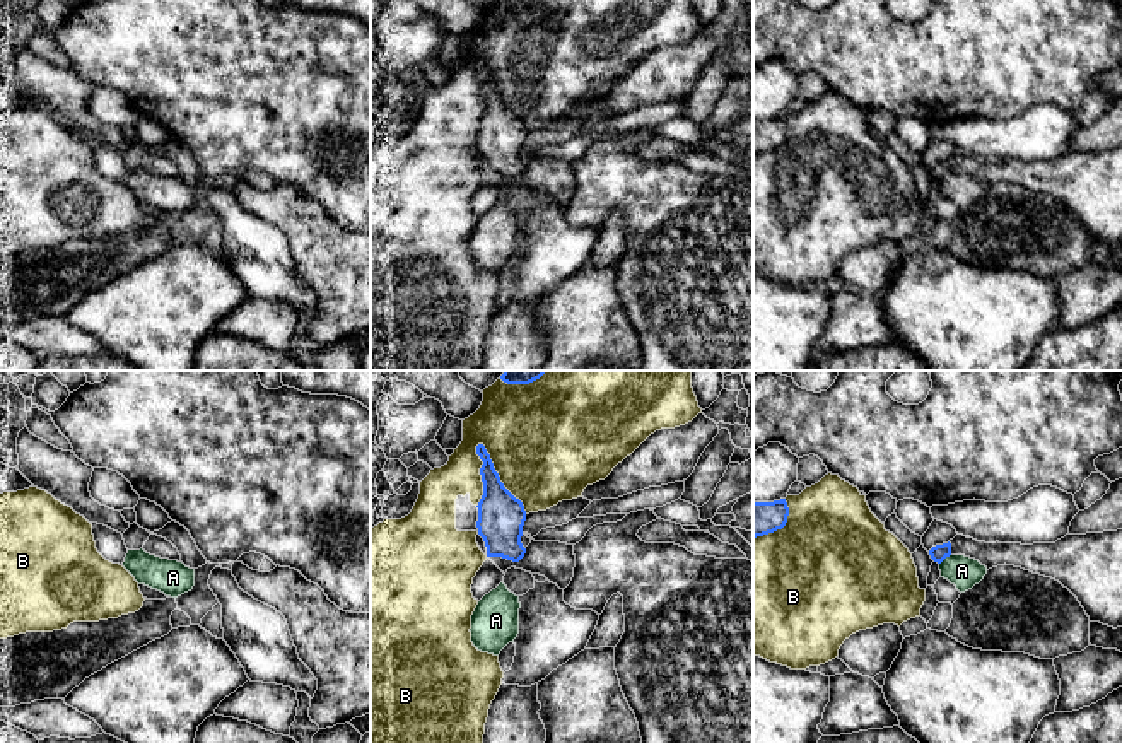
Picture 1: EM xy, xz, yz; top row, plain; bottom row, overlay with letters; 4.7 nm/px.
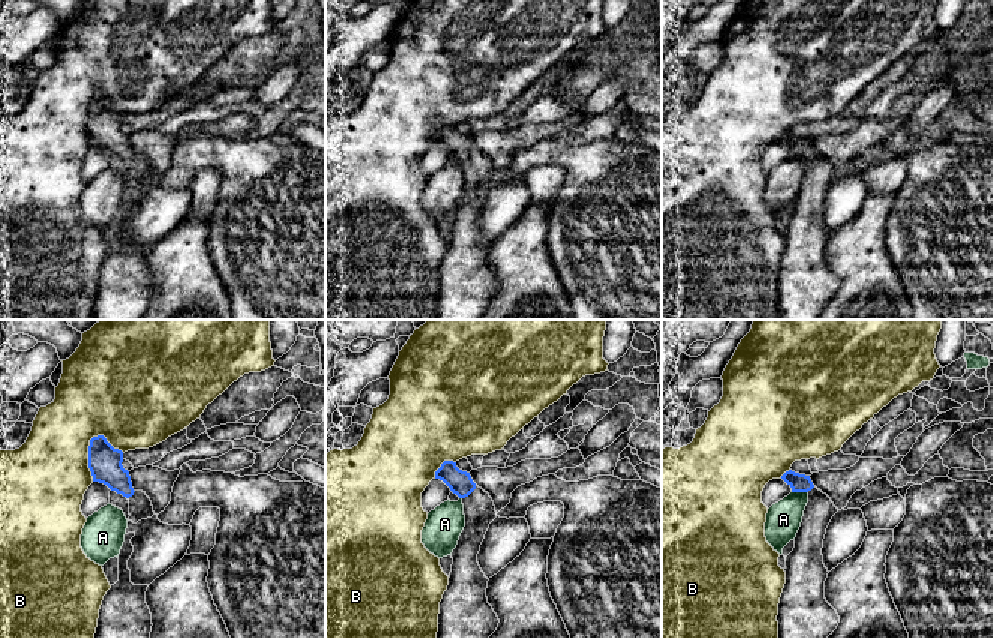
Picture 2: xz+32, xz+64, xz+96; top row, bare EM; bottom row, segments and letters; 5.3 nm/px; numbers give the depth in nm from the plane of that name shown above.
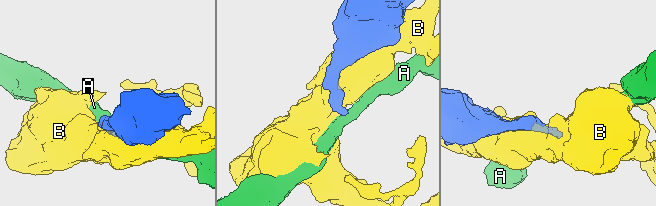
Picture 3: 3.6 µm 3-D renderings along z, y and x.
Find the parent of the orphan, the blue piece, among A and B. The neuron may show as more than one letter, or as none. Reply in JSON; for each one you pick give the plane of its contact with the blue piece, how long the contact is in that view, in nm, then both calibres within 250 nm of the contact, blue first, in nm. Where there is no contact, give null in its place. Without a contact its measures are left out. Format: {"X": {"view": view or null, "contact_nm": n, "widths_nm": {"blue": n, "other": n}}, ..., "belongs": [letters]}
{"belongs": []}

